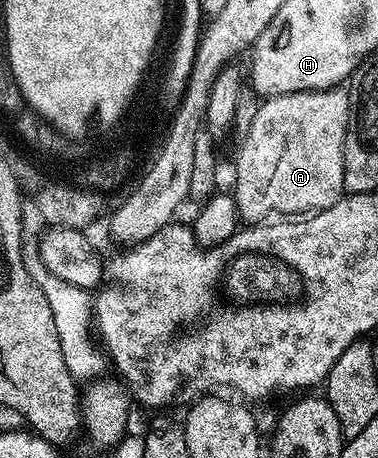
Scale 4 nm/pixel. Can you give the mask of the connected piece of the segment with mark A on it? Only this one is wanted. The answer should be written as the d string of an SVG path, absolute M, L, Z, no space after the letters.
M341 85L329 90L305 90L267 98L259 105L246 138L241 139L238 163L234 166L232 193L243 223L258 224L269 219L273 210L299 210L299 215L327 210L336 204L344 191L344 140L348 128L349 89Z

